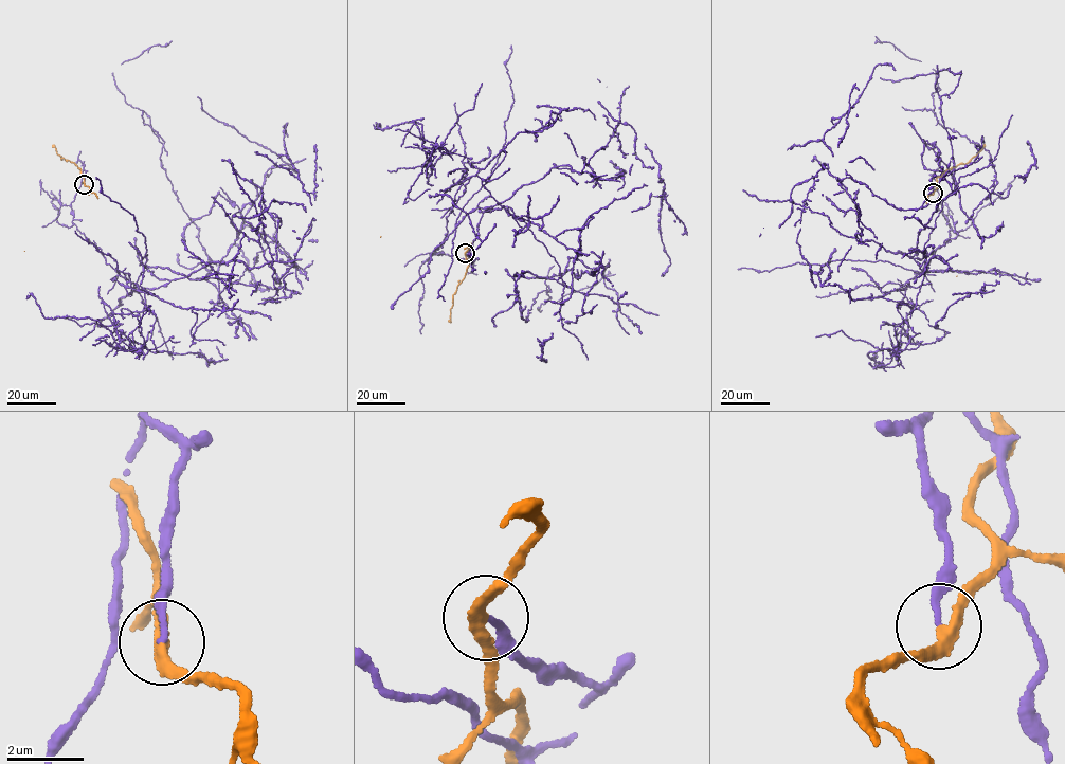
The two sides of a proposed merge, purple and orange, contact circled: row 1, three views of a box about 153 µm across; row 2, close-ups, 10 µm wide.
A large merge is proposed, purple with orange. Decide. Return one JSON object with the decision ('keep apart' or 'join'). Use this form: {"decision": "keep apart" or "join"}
{"decision": "keep apart"}

